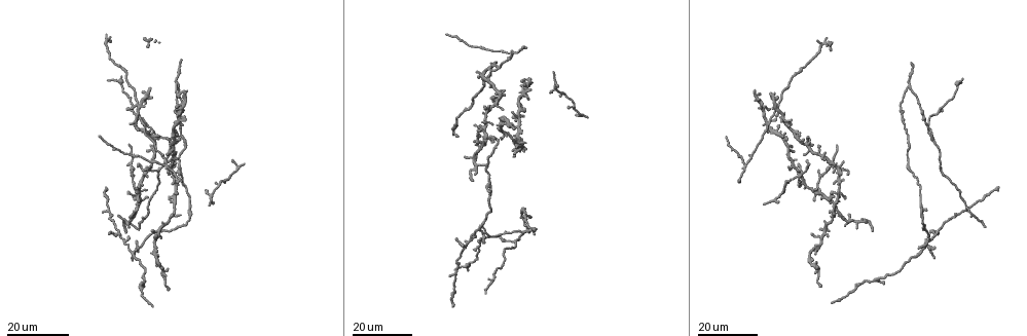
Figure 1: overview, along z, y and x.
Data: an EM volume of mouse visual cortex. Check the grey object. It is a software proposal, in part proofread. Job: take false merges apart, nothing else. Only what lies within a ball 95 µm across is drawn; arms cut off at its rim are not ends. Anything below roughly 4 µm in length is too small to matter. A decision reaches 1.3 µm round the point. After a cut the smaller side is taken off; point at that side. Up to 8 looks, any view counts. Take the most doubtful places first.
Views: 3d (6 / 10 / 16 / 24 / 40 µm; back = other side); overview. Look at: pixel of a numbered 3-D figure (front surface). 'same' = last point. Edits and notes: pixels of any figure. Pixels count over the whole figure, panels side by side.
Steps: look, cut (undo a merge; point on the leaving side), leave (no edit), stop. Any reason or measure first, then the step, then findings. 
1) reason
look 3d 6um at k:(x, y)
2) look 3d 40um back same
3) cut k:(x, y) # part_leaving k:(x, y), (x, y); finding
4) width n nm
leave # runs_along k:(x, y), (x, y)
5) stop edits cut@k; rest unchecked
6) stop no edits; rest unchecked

small branch off a trunk
look 3d 16um at 1:(820, 192)

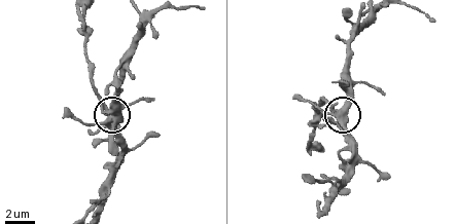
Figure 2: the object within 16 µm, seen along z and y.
look 3d 10um at 2:(341, 110)

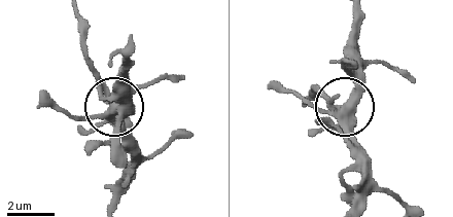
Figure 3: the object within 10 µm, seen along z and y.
width 380 nm
cut 3:(86, 55) # part_leaving 3:(100, 84), (89, 57), (89, 27), (78, 9); two neurons meet here

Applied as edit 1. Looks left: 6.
branch point
look 3d 16um at 1:(167, 165)

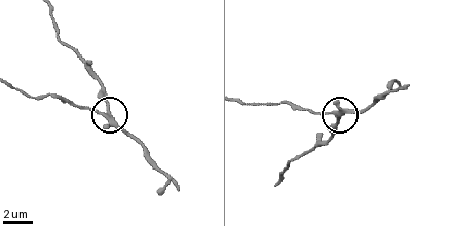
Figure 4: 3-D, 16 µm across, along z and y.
closer look
look 3d 6um at 4:(106, 116)

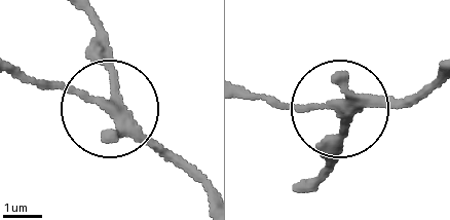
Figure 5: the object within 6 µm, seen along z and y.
width 220 nm
leave # runs_along 5:(309, 177), (329, 157), (336, 112), (251, 99); all the same neuron

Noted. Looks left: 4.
thin arm on a thick one
look 3d 16um at 1:(514, 148)

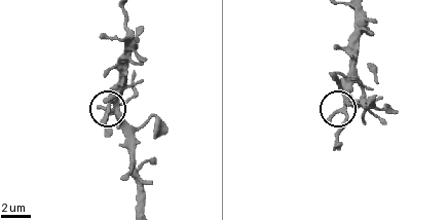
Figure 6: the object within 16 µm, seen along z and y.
look 3d 10um at 6:(343, 113)

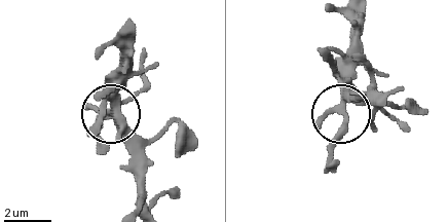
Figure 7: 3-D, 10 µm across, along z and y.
leave # one neuron here

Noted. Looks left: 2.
looks like a crossing
look 3d 16um at 1:(485, 234)

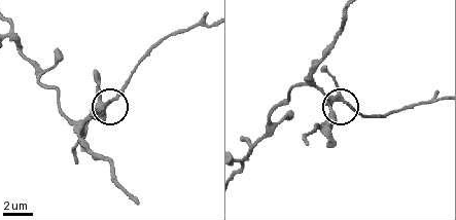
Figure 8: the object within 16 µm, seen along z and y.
closer look
look 3d 10um at 8:(332, 98)

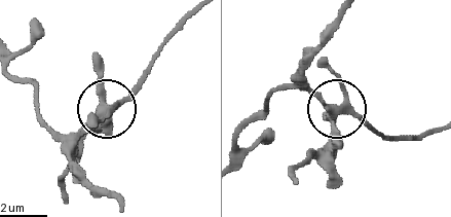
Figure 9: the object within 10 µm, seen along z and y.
side_arm 6 um
cut 9:(321, 151) # part_leaving 9:(334, 129), (295, 172), (297, 183); two neurons meet here

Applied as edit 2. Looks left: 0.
stop edits cut@3, cut@9; rest unchecked

